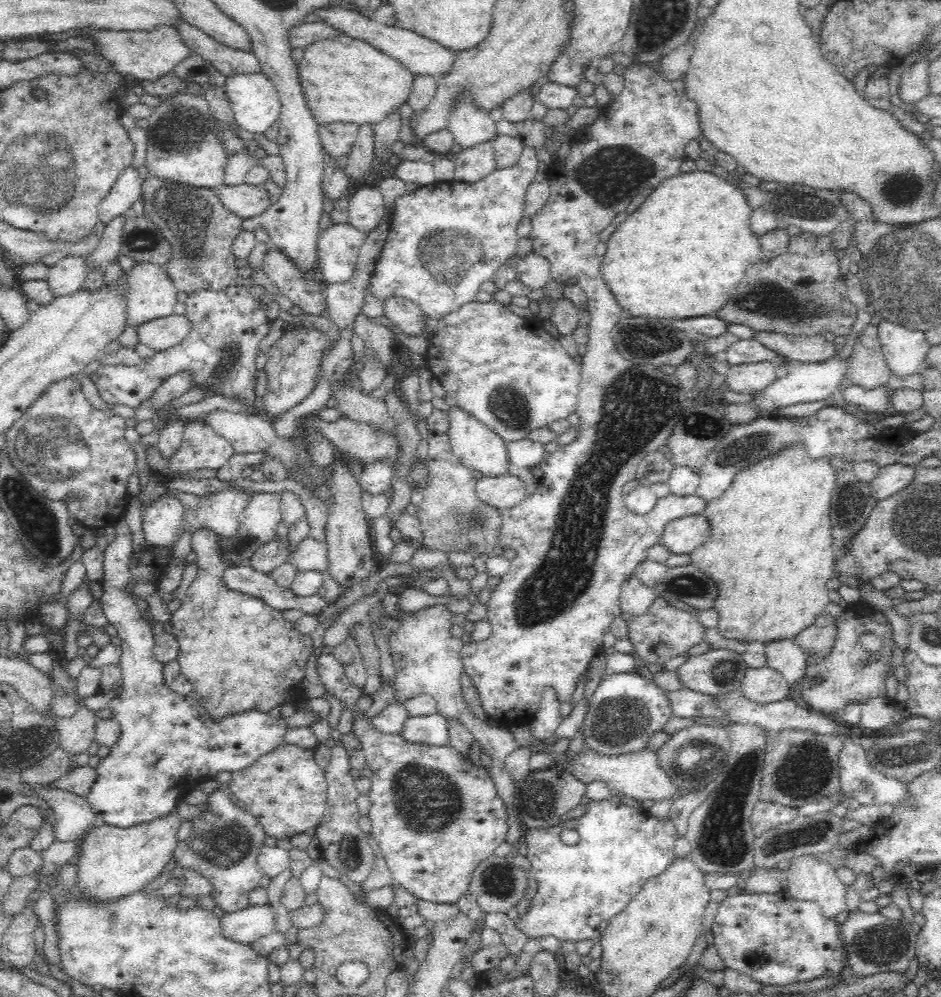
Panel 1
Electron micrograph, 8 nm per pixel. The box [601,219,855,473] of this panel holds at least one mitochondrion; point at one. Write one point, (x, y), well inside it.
(791, 305)

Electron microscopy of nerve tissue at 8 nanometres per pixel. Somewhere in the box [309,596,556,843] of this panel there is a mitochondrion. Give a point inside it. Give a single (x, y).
(426, 800)

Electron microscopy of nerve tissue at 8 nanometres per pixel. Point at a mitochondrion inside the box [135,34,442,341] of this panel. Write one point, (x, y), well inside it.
(185, 212)

